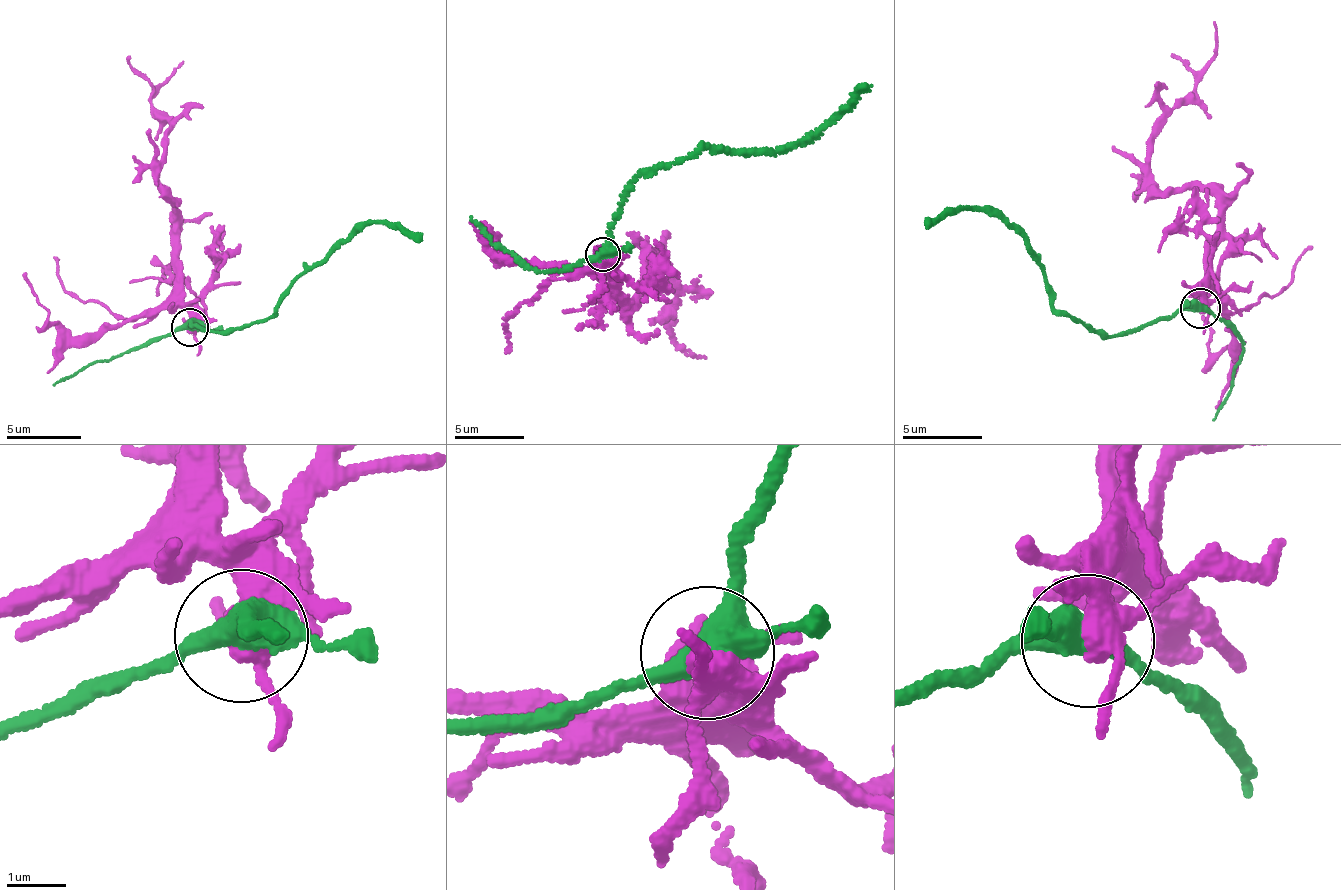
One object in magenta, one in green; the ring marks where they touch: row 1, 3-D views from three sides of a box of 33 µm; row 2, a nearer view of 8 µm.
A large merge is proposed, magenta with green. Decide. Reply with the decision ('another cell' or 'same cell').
another cell

